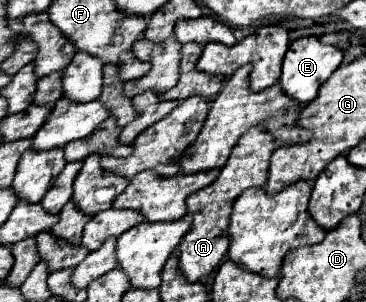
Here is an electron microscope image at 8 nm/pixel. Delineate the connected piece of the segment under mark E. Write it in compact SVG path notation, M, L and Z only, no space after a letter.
M300 37L296 39L284 57L282 75L280 75L280 89L298 103L308 103L316 97L320 85L338 69L342 61L342 51L334 45L322 45L316 37Z

